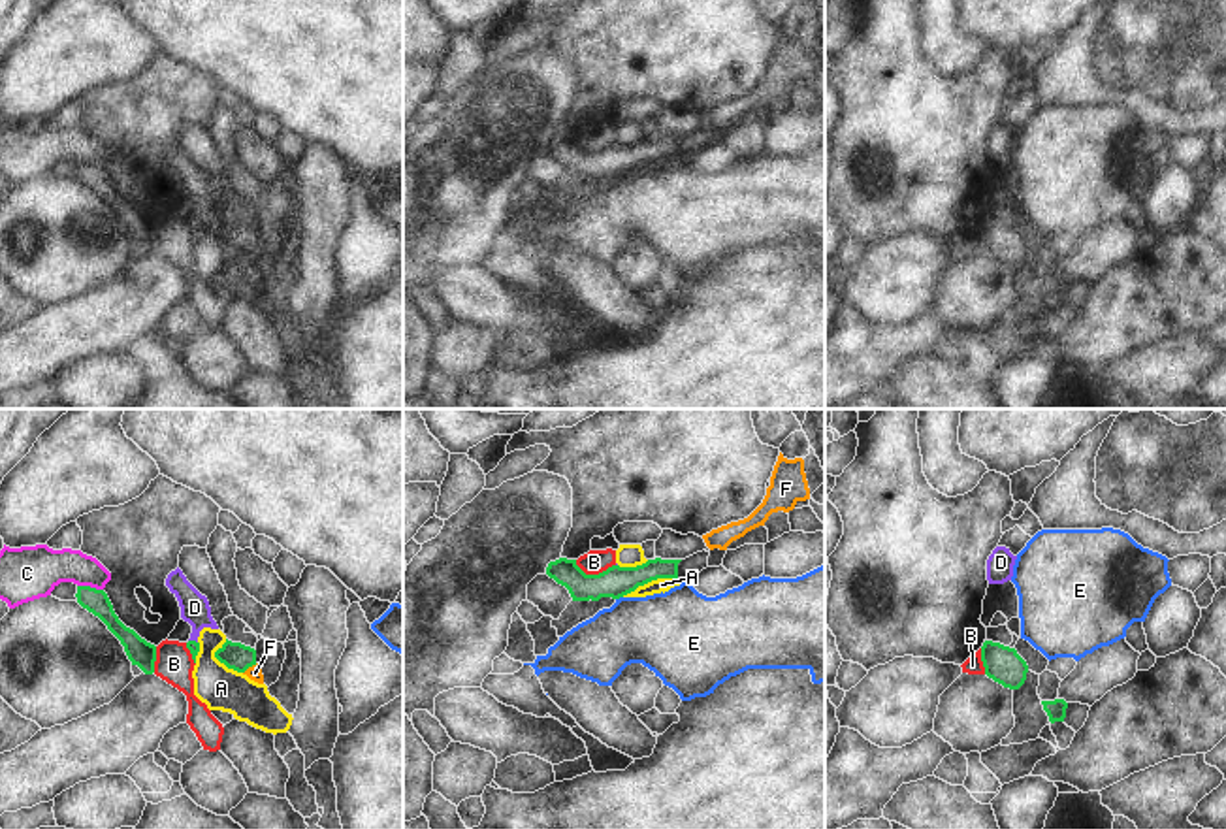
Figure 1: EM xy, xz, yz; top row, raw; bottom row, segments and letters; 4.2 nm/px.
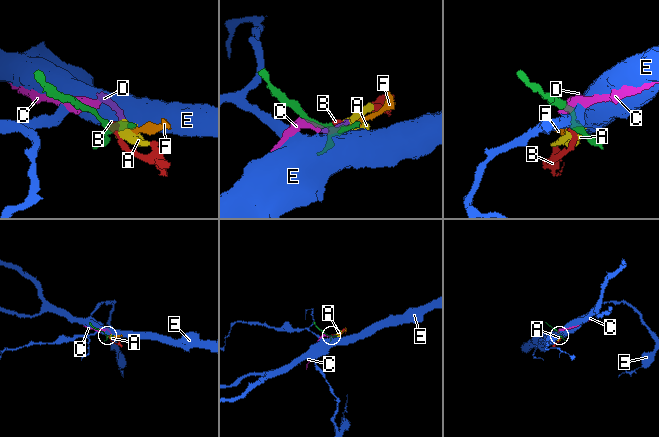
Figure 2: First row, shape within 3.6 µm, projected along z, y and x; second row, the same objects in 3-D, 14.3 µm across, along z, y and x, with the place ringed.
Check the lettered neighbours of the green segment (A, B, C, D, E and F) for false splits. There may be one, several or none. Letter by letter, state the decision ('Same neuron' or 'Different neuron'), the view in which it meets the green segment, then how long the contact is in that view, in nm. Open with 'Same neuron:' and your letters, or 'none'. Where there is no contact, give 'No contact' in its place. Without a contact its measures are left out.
Same neuron: F
A: Different neuron. Touches green in xz. Shared border 260 nm
B: Different neuron. Touches green in xz. Shared border 180 nm
C: Different neuron. Touches green in xy. Shared border 110 nm
D: Different neuron. Touches green in xy. Shared border 40 nm
E: Different neuron. Touches green in xz. Shared border 40 nm
F: Same neuron. Touches green in xy. Shared border 80 nm

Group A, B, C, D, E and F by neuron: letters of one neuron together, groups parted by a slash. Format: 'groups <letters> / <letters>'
groups A D / B / C / E / F

